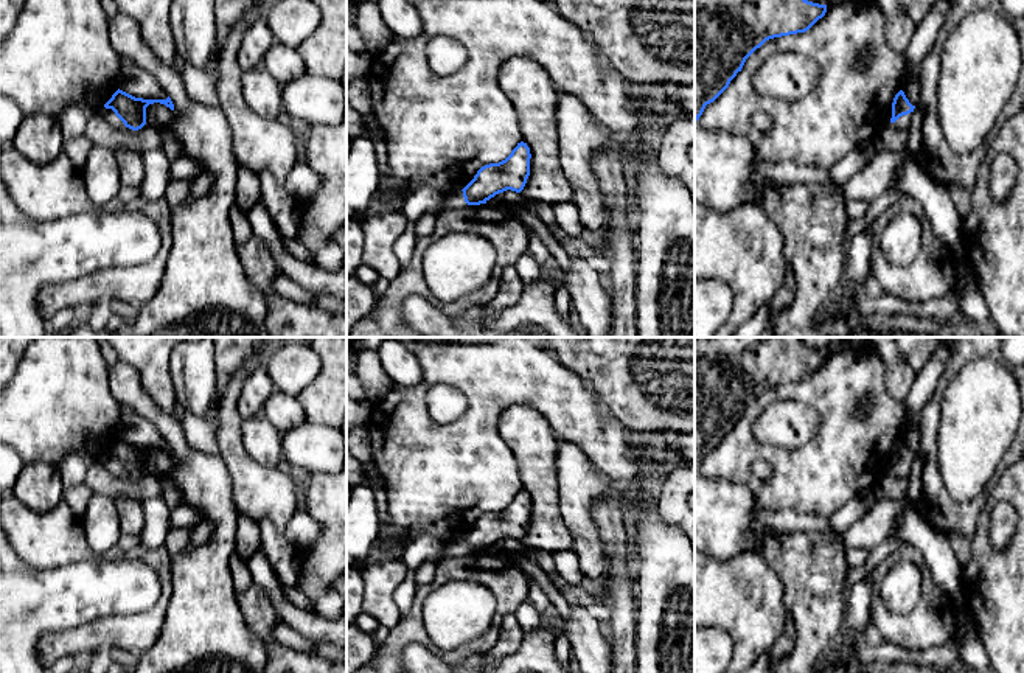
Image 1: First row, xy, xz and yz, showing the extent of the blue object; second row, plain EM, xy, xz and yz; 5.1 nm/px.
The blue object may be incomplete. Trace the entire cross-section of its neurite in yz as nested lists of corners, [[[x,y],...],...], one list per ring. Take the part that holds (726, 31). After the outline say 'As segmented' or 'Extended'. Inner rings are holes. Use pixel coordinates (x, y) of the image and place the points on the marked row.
[[[695,0],[695,123],[766,40],[808,31],[827,5],[808,0]]]. As segmented

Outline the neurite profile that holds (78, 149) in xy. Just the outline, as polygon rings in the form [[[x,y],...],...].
[[[85,135],[64,141],[64,151],[76,168],[85,165],[92,148],[93,145]]]

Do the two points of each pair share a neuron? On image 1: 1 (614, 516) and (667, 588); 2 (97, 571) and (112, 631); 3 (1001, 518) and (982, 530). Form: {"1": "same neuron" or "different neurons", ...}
{"1": "different neurons", "2": "different neurons", "3": "different neurons"}

